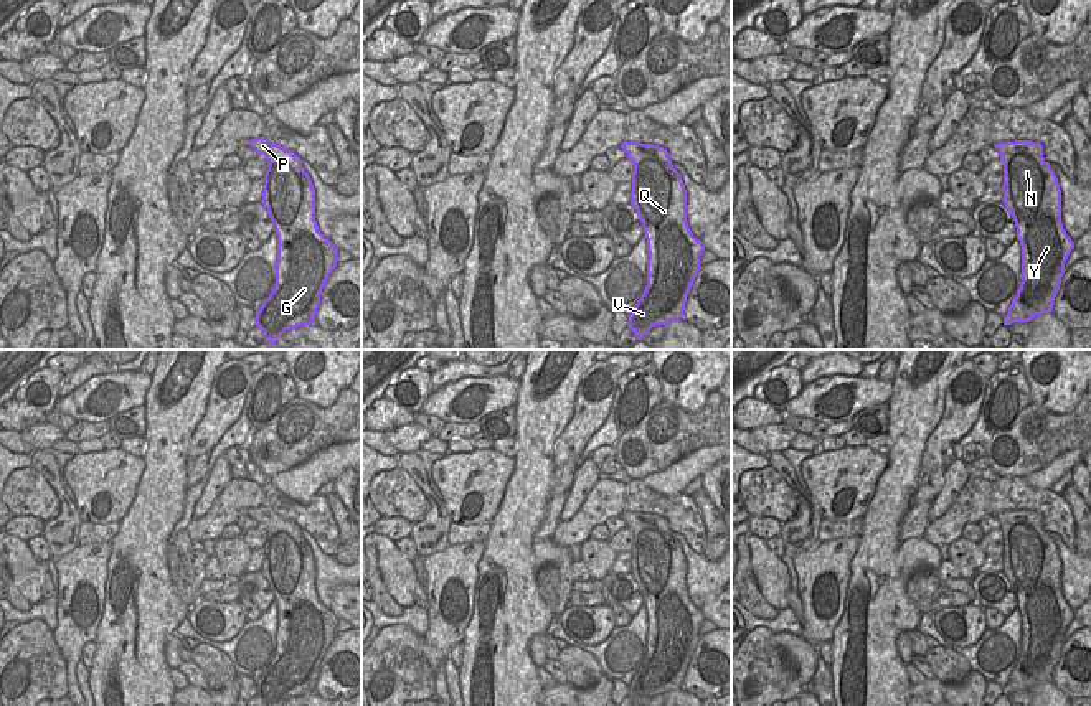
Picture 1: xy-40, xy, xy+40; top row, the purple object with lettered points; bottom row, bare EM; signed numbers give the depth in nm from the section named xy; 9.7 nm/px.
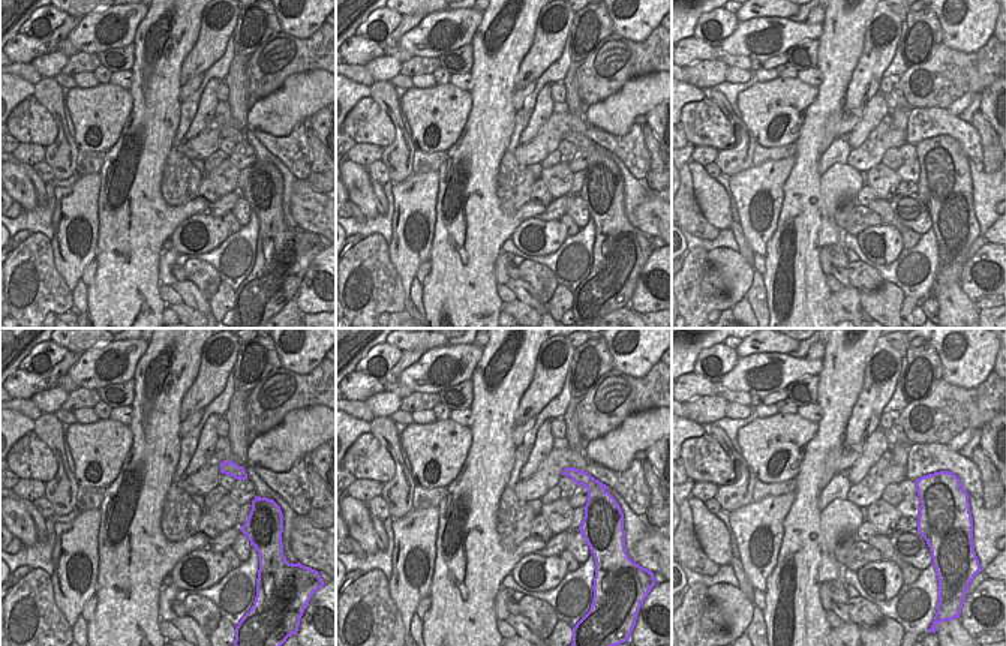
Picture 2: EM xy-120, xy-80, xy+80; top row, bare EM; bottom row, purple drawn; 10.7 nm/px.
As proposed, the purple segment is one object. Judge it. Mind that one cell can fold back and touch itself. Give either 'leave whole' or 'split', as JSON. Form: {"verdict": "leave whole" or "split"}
{"verdict": "leave whole"}

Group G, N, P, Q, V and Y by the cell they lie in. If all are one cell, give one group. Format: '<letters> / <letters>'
G N P Q V Y

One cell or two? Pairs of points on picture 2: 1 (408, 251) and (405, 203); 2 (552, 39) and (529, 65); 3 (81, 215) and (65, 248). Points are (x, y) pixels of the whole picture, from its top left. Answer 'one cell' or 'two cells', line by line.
1: one cell
2: one cell
3: one cell

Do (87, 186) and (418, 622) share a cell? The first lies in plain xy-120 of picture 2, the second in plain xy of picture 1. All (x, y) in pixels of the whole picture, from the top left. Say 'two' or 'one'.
two

